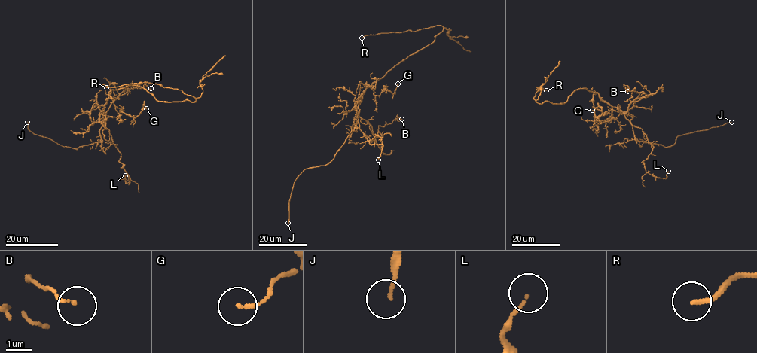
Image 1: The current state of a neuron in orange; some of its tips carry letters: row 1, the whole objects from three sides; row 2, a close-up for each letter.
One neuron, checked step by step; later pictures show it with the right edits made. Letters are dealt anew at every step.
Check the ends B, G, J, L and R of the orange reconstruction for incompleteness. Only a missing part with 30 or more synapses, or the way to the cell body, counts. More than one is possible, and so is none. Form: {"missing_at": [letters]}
{"missing_at": ["J", "R"]}

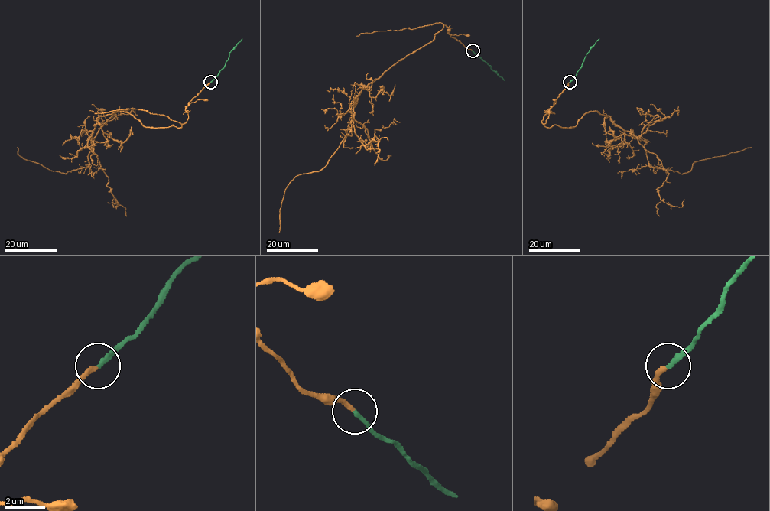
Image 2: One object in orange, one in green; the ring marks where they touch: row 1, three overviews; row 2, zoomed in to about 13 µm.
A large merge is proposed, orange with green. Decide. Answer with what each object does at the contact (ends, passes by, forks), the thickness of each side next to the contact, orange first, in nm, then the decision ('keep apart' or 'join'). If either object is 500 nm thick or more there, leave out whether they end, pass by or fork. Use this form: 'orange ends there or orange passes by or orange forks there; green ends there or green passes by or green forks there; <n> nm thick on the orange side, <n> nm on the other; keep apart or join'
orange ends there; green ends there; 200 nm thick on the orange side, 200 nm on the other; join

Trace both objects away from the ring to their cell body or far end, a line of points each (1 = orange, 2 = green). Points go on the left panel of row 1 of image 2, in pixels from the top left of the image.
1: (210, 82), (181, 126), (144, 127), (121, 111), (99, 115), (89, 164), (66, 174), (17, 147)
2: (210, 82), (224, 66), (229, 53), (242, 38)

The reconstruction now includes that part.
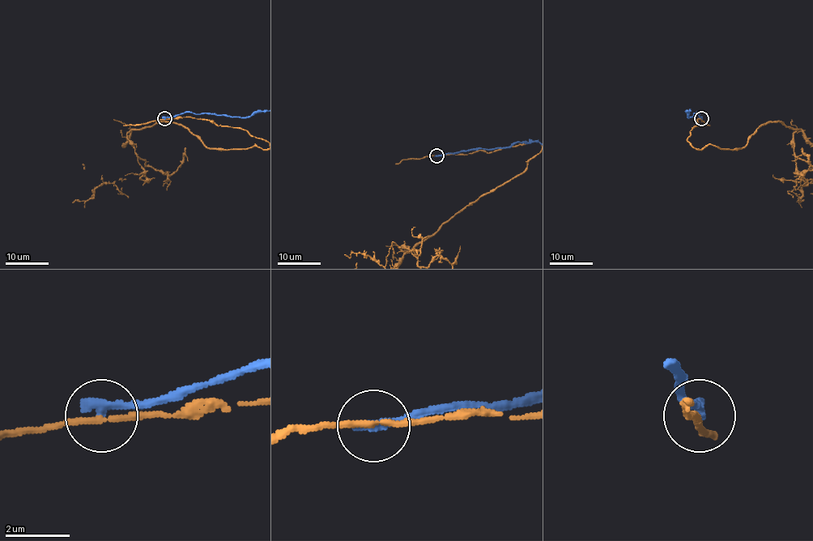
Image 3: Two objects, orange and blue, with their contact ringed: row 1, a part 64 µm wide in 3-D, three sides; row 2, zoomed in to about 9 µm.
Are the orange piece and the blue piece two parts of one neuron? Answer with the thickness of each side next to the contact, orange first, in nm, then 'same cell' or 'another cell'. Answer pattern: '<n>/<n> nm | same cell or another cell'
180/320 nm | another cell

